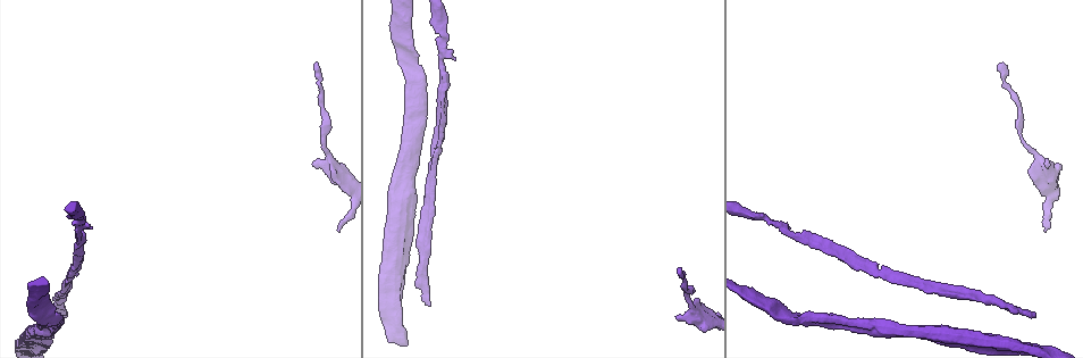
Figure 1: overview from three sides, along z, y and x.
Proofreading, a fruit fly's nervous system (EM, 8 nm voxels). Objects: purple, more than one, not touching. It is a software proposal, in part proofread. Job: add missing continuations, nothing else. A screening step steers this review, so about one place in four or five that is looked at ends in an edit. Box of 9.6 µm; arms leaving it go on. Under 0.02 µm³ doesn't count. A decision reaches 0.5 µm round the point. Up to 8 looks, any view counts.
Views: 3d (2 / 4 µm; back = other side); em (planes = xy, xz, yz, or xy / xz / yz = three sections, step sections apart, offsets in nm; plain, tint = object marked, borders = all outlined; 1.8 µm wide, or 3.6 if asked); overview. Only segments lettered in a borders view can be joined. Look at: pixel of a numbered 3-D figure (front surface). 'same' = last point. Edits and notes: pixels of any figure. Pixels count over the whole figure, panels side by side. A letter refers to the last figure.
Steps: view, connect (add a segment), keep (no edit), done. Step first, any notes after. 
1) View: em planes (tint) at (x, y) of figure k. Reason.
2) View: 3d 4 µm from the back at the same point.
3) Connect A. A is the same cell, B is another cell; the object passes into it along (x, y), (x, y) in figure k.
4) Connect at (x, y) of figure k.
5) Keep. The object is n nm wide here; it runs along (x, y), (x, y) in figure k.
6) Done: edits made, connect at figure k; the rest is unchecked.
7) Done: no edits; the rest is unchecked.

View: em planes (plain) at (676, 317) of figure 1. An open end.

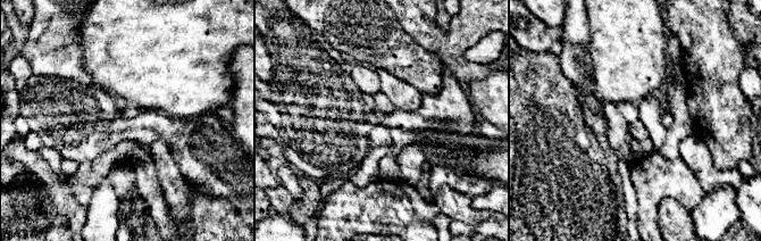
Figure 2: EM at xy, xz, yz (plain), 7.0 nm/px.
View: em planes (borders) at the same point. See the neighbours.

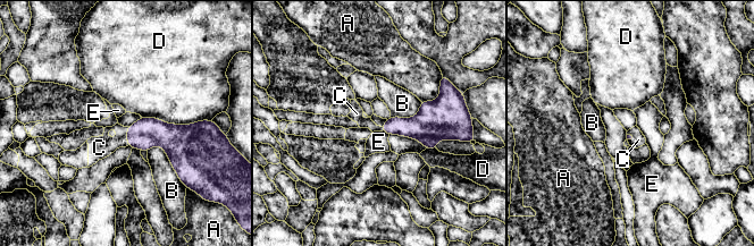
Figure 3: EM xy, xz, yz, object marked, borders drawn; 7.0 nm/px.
Connect C. The longest contact is with D, 440 nm; C is the same cell, A, B, D and E are other cells; it goes on there.

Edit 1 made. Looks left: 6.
View: 3d 2 µm from the back at (338, 232) of figure 1. An open end.

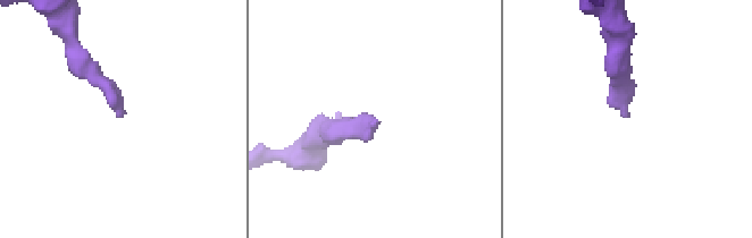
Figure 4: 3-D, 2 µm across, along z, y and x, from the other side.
View: em xy step 16 (tint) at (377, 119) of figure 4.

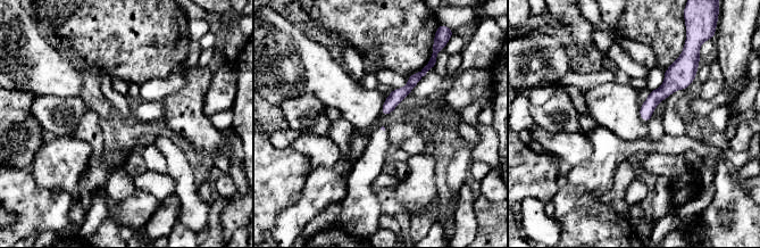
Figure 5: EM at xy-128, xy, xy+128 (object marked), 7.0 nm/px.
View: em xy step 16 (borders) at the same point.

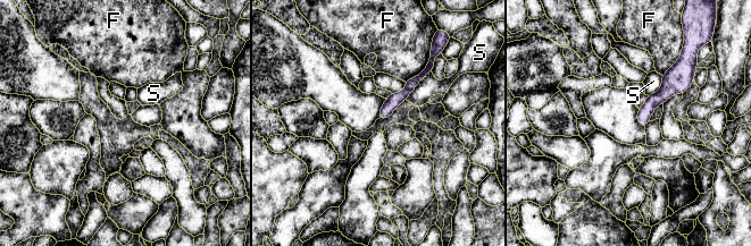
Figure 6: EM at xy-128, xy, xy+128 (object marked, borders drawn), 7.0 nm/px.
Keep. The object is 90 nm wide here; F and S are other cells; a border runs along (431, 70), (406, 100) in figure 6; none of them fits.

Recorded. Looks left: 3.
View: 3d 4 µm at (679, 268) of figure 1.

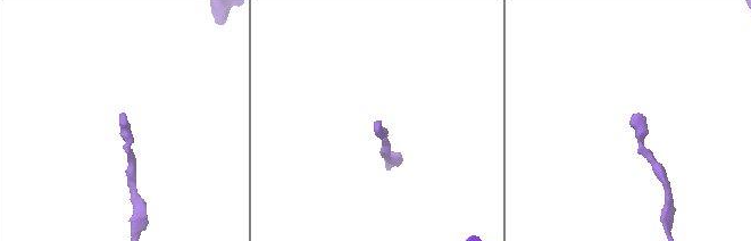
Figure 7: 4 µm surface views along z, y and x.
View: em xy step 4 (borders) at (630, 121) of figure 7.

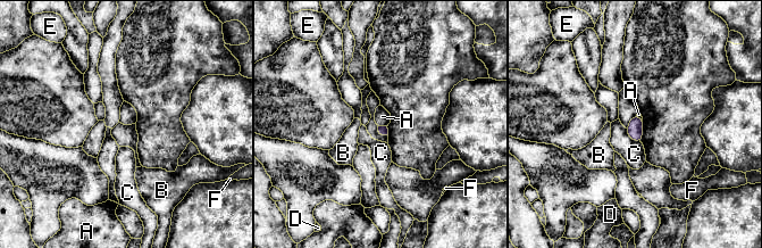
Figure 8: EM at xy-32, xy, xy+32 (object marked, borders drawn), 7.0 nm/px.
View: em planes (borders) at the same point.

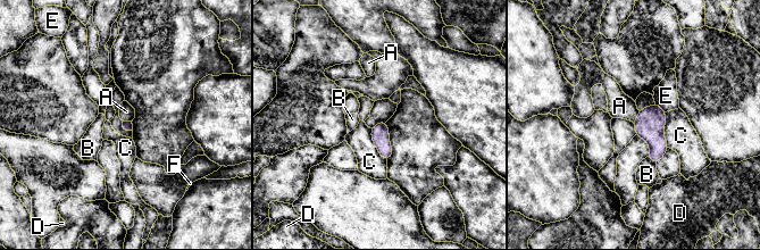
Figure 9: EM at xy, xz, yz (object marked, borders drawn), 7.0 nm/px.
Keep. The longest contact is with C, 260 nm; A, B, C, D, E and F are other cells; a border runs along (639, 110), (633, 123) in figure 9; none of them fits.

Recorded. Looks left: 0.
Done: edits made, connect at figure 3; the rest is unchecked.

